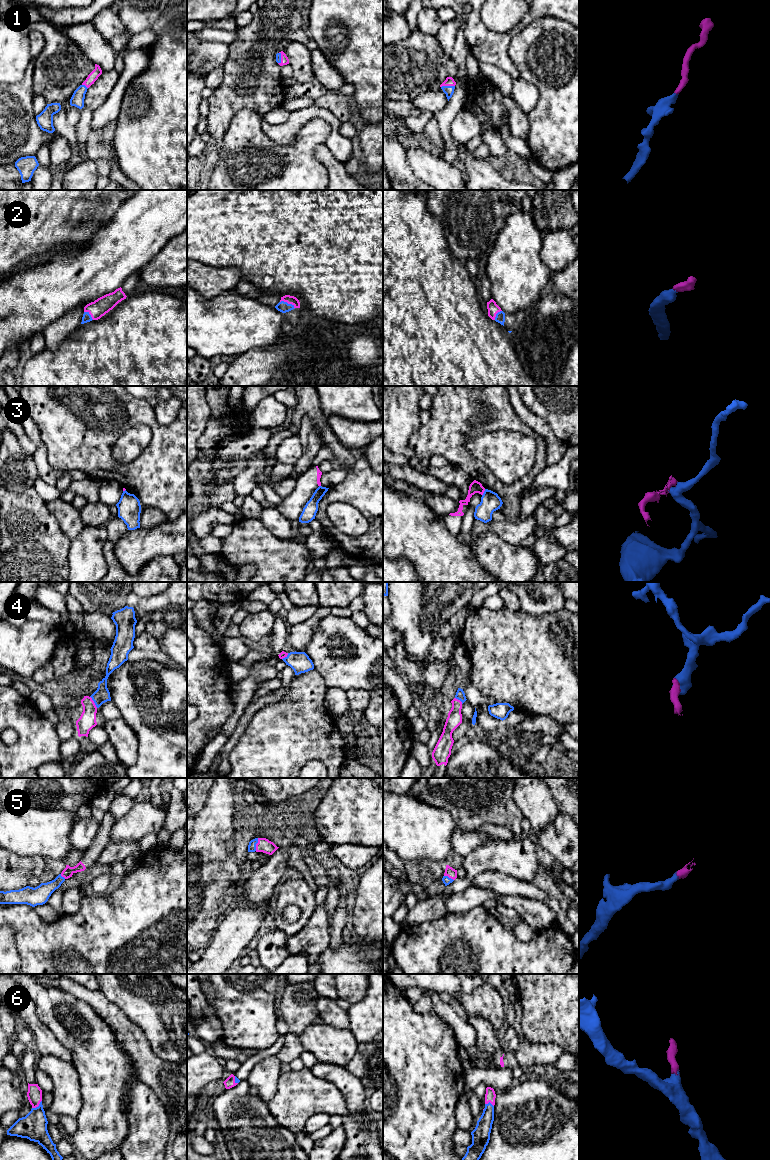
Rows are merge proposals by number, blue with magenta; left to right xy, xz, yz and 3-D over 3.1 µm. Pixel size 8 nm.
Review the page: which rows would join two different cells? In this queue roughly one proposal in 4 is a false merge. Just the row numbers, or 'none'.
3

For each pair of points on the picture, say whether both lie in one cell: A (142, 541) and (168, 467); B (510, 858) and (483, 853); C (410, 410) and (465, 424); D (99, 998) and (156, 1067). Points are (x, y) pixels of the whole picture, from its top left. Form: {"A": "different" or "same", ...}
{"A": "different", "B": "same", "C": "different", "D": "same"}

